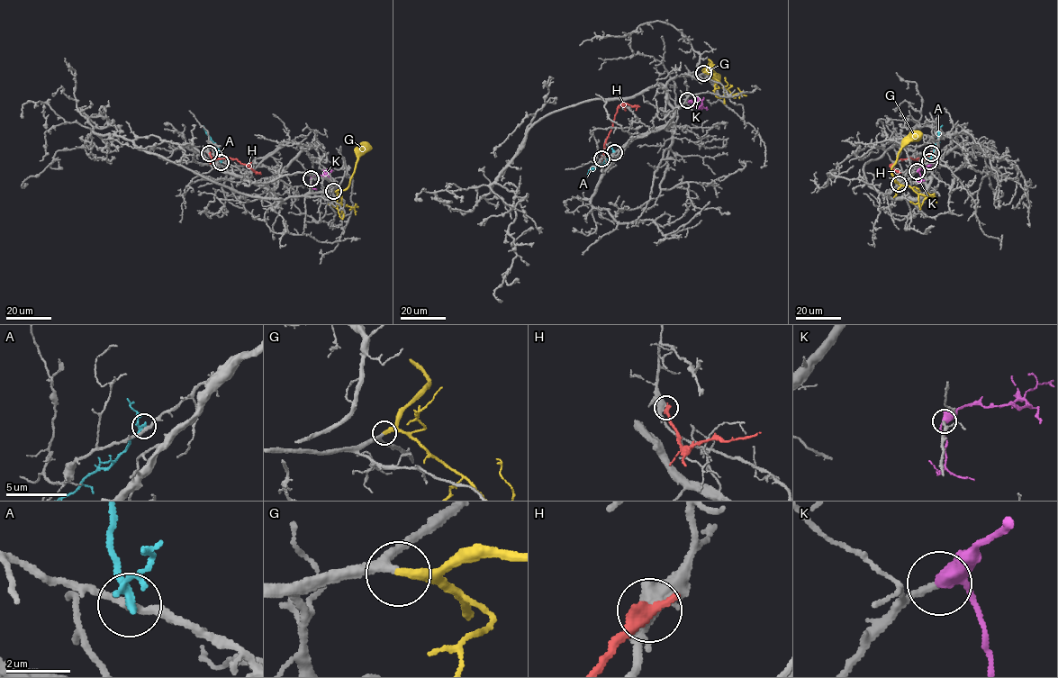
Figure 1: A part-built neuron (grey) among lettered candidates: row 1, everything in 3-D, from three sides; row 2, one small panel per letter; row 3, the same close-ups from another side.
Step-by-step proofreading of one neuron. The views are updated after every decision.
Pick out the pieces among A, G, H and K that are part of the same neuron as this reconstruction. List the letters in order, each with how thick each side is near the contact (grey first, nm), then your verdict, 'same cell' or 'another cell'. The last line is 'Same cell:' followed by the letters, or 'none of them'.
A: calibres 240 and 180 nm; another cell
G: calibres 280 and 320 nm; same cell
H: calibres 500 and 440 nm; another cell
K: calibres 220 and 420 nm; same cell
Same cell: G, K

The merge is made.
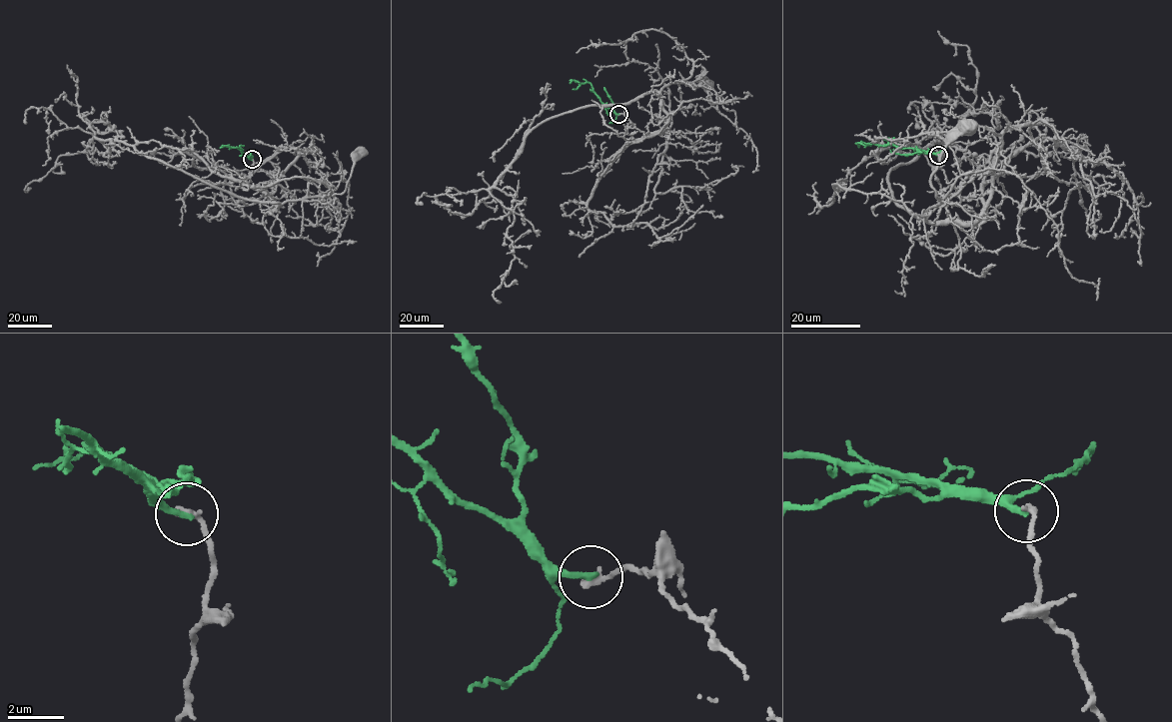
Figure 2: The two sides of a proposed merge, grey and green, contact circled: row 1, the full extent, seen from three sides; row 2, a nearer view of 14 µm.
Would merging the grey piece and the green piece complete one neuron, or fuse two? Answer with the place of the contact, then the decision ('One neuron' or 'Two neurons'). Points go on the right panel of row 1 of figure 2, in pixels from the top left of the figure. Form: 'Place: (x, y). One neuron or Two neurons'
Place: (938, 155). Two neurons

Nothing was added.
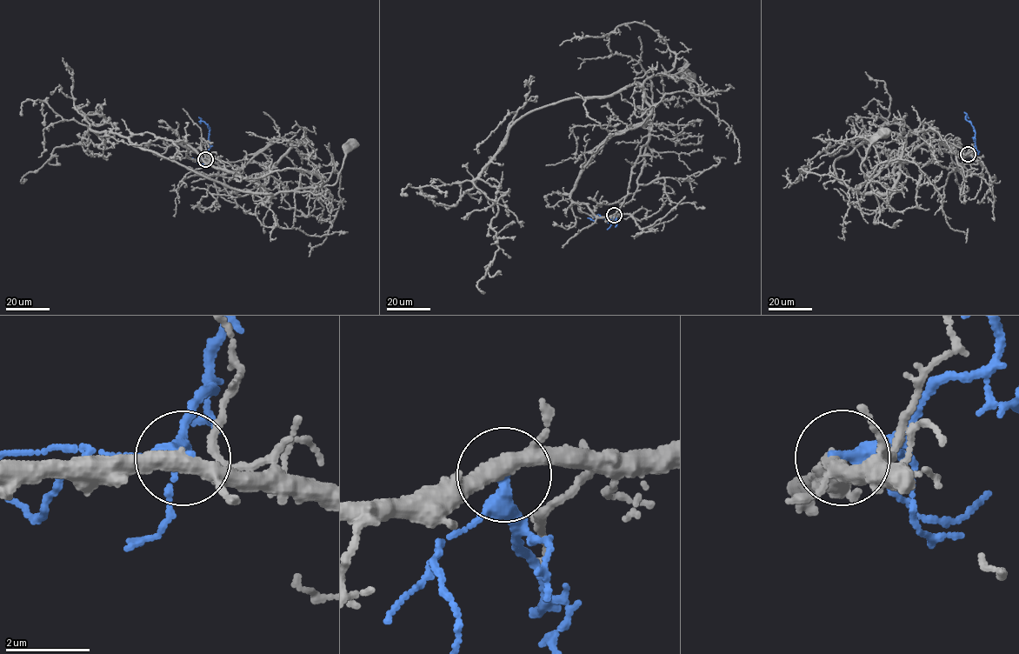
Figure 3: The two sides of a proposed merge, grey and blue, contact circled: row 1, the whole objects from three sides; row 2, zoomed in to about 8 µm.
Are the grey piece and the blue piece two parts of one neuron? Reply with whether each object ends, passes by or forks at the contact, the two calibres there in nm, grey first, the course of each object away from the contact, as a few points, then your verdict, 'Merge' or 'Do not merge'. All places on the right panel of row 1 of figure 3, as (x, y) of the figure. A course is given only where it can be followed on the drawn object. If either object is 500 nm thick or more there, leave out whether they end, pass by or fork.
At the ring grey forks. At the ring blue passes by. Thickness 320 nm (grey) against 280 nm. Course of grey: (968, 154), (928, 140), (895, 168), (889, 192), (859, 193), (857, 186), (868, 182), (862, 161), (883, 135). Course of blue: (968, 154), (975, 149), (975, 130), (964, 112). Do not merge

